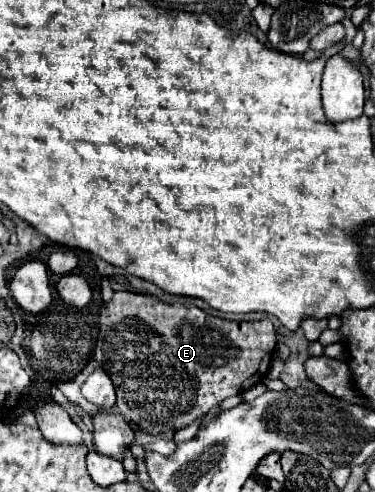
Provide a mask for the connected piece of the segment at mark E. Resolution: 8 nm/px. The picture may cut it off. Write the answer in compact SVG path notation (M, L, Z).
M117 291L109 303L101 307L99 339L95 345L95 361L111 377L117 403L115 409L127 417L135 429L151 435L163 431L179 431L193 421L203 419L213 407L219 407L227 397L241 395L253 385L265 381L271 359L275 355L275 329L271 319L263 321L229 321L211 317L195 305L163 303L151 295L133 291Z

